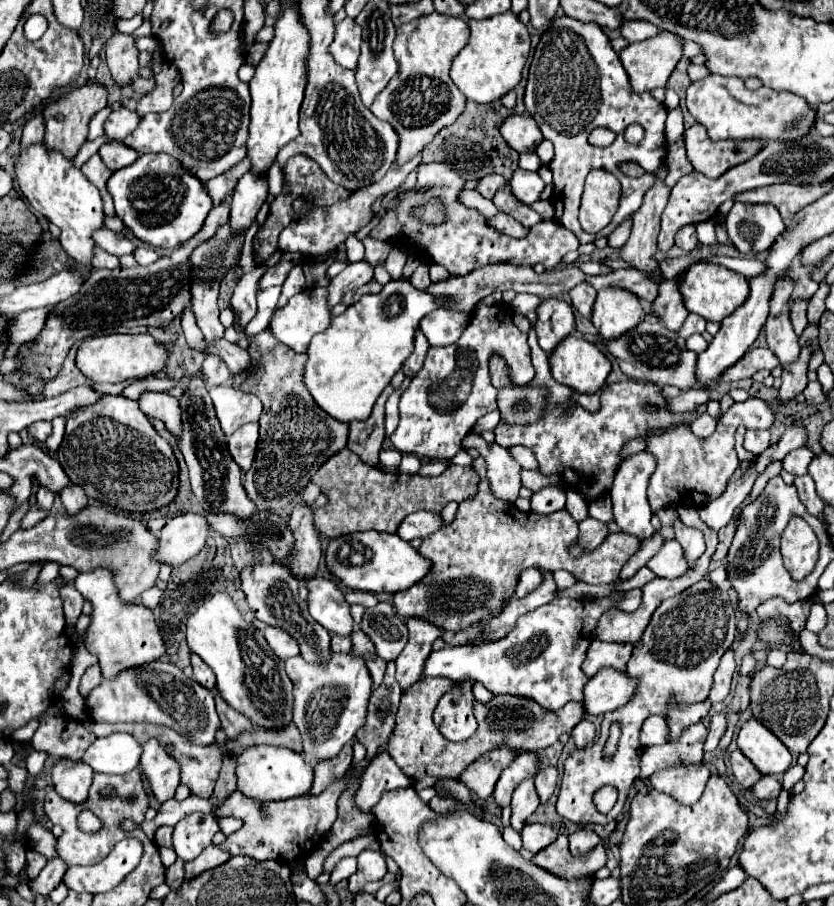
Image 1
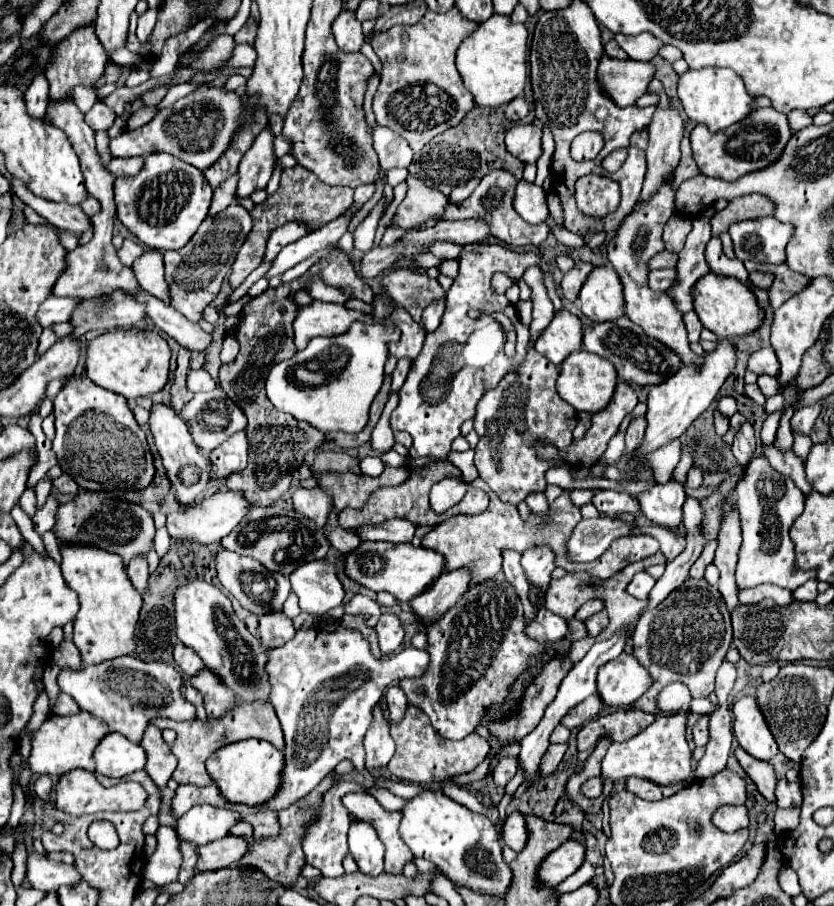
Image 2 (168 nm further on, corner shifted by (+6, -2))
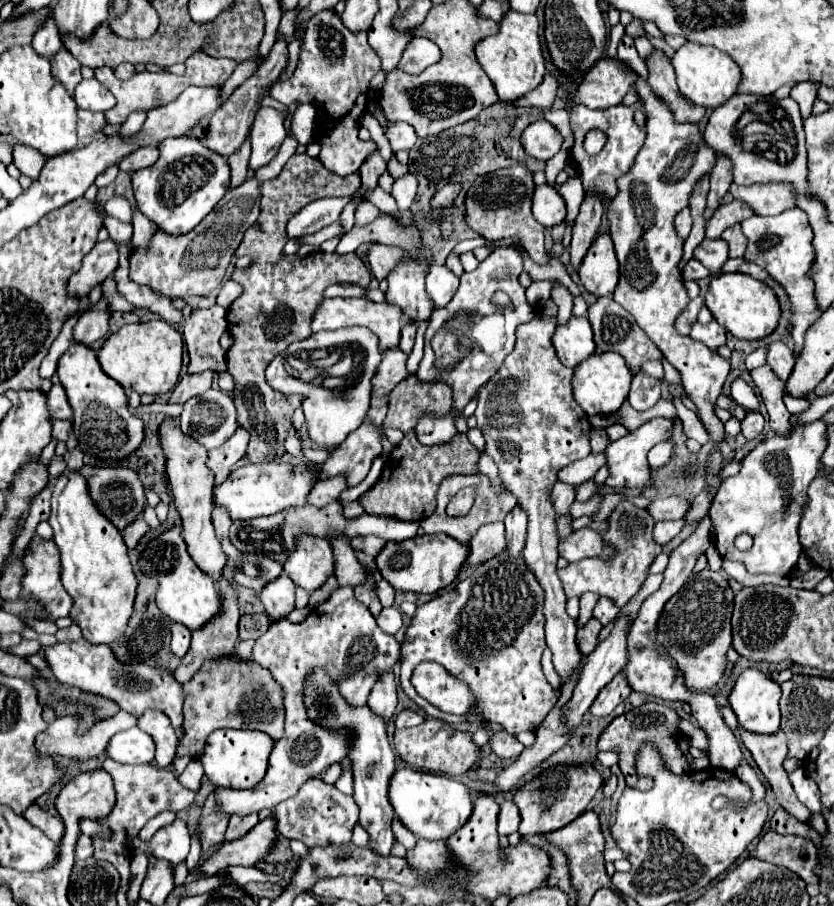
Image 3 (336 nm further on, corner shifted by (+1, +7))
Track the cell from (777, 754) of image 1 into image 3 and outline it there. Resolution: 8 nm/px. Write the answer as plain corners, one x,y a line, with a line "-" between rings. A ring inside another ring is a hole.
750,666
744,668
738,678
736,684
728,696
728,704
734,710
738,724
750,732
758,732
758,734
776,734
780,730
780,684
770,680
768,674
764,674
758,666

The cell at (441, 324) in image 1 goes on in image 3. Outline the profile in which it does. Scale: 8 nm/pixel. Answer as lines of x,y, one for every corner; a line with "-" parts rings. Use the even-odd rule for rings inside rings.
434,264
428,272
428,278
426,278
426,290
428,290
428,296
434,300
434,306
446,306
452,296
456,294
458,290
458,276
454,276
452,270
448,270
446,266
438,266

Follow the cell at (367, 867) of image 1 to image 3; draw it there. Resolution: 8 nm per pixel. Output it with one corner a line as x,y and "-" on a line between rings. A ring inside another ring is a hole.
314,670
310,674
308,686
304,690
304,706
308,708
308,718
320,722
328,730
340,730
340,726
344,726
344,730
352,728
352,734
356,734
356,742
352,742
352,754
348,754
354,772
352,798
360,808
360,824
370,834
370,848
376,850
378,854
390,854
394,842
390,822
394,818
394,812
388,800
388,782
396,770
396,762
394,762
394,750
388,742
386,722
378,714
372,714
368,706
348,706
348,702
344,702
338,686
334,686
326,670

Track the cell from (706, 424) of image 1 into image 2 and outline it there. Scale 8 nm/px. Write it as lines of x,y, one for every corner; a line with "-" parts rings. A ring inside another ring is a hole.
673,439
673,443
665,443
663,447
655,449
649,453
649,463
653,467
653,477
655,483
669,483
671,481
671,473
675,469
675,465
679,463
679,455
671,455
671,451
677,451
681,447
679,439

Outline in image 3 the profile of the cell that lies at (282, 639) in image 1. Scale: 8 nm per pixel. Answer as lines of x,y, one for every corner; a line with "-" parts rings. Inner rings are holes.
284,574
264,586
264,590
260,592
260,600
266,608
270,622
278,622
294,610
294,588
294,582

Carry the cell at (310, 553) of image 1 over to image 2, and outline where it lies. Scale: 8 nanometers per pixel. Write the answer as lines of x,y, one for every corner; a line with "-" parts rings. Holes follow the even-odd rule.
301,487
293,493
293,505
295,505
295,511
299,511
301,515
307,515
307,519
315,519
315,523
319,523
321,527
327,521
333,499
319,487
313,491
305,491

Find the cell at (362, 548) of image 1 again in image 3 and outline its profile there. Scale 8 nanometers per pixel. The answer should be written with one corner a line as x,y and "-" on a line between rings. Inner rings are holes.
424,534
404,542
388,542
388,546
378,554
376,564
380,574
400,592
436,594
456,580
468,554
470,546
454,540
448,534

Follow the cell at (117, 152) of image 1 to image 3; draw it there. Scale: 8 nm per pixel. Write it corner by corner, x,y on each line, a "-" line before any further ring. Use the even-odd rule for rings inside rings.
144,146
144,148
138,148
132,154
128,154
128,158
122,158
118,166
120,166
120,170
132,174
136,170
152,166
156,160
158,160
158,148
156,146

